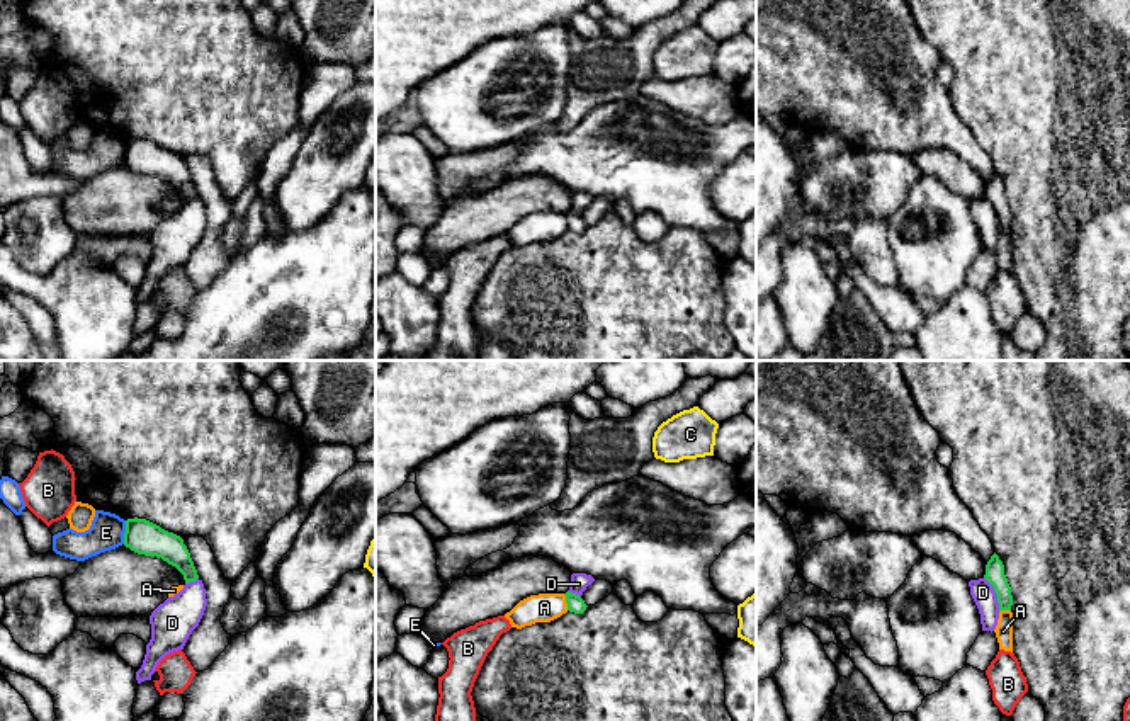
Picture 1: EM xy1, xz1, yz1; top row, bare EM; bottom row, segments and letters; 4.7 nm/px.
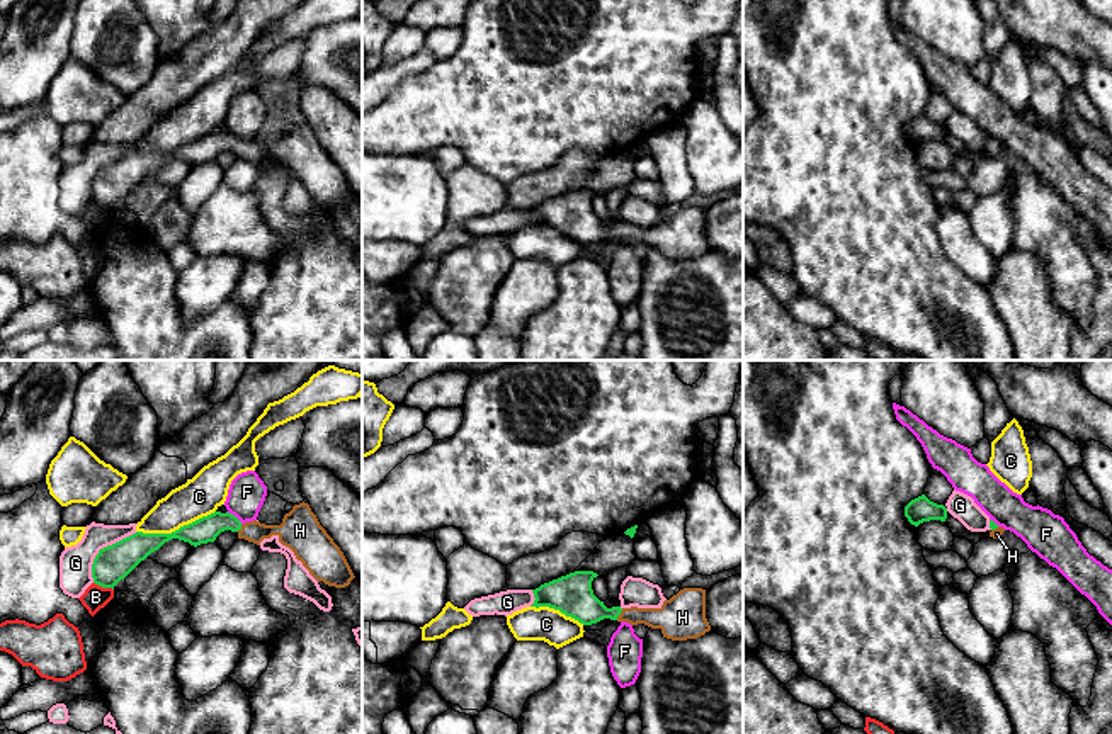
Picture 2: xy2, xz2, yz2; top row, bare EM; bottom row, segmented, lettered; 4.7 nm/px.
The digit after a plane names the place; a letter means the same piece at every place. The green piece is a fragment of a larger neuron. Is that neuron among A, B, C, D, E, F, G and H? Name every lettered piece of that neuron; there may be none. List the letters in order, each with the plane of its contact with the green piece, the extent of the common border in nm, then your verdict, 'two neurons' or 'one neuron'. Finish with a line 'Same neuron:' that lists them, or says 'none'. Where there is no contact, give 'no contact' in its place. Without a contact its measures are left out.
A: contact in xz1; length 80 nm; two neurons
B: contact in xy2; length 100 nm; two neurons
C: contact in xy2; length 400 nm; two neurons
D: contact in yz1; length 180 nm; two neurons
E: contact in xy1; length 110 nm; two neurons
F: contact in xy2; length 100 nm; two neurons
G: contact in xy2; length 320 nm; two neurons
H: contact in xz2; length 70 nm; one neuron
Same neuron: H

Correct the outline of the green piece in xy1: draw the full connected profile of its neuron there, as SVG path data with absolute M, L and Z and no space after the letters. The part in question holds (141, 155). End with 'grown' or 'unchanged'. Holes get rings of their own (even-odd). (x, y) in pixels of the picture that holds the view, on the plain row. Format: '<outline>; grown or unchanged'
M146 138L126 139L124 165L138 173L161 177L184 194L185 202L199 197L184 158Z; unchanged

